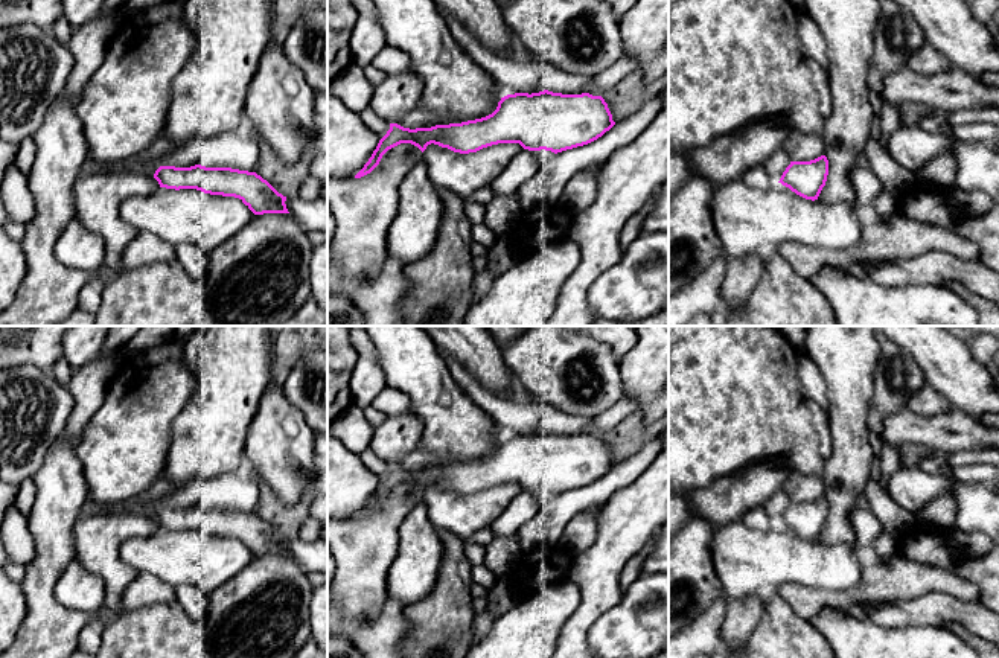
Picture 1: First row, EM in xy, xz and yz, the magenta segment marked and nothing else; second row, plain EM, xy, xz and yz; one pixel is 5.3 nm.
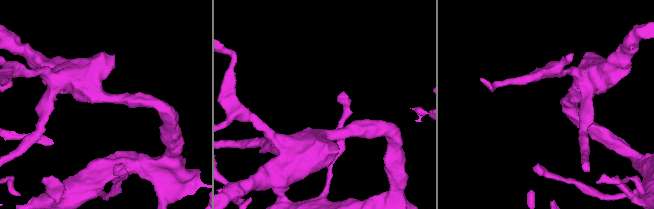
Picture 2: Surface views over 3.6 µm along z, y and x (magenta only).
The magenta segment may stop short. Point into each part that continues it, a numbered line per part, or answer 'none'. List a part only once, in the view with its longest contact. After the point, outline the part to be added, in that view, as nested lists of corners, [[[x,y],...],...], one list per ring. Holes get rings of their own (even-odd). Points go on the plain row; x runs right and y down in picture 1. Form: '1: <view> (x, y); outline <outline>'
none

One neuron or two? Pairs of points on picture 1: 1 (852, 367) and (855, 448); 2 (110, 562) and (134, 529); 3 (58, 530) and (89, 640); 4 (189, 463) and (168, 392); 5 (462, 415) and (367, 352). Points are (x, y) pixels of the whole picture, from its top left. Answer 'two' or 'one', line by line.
1: one
2: one
3: two
4: two
5: two

